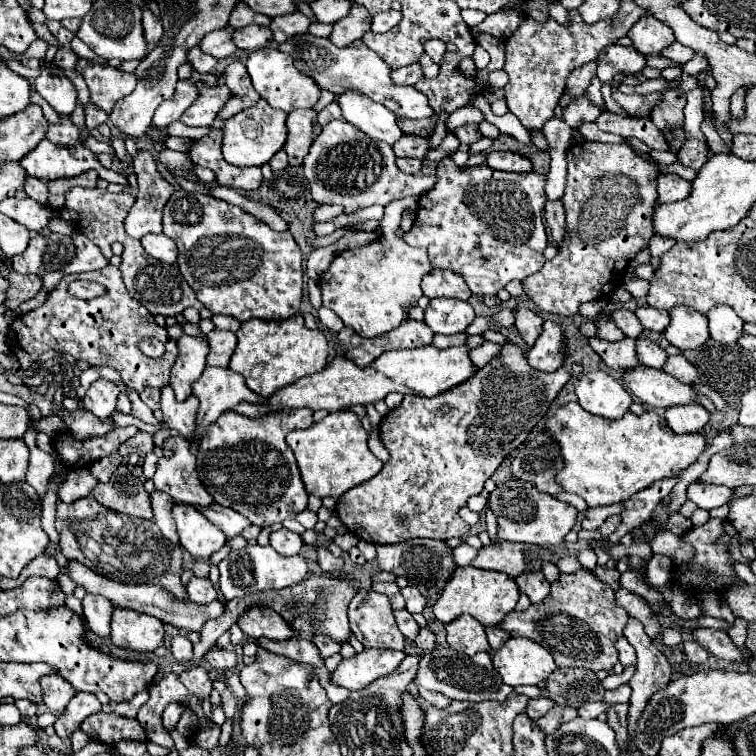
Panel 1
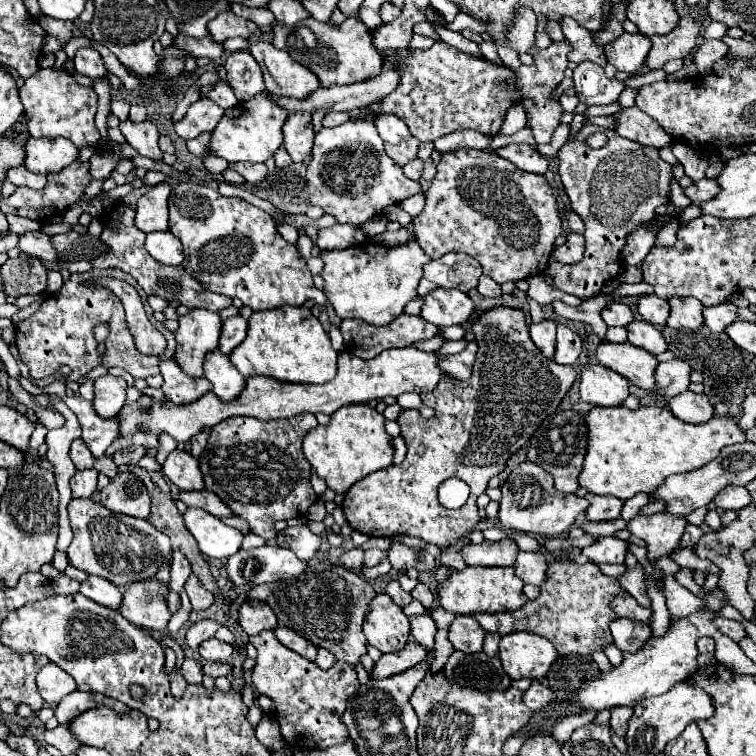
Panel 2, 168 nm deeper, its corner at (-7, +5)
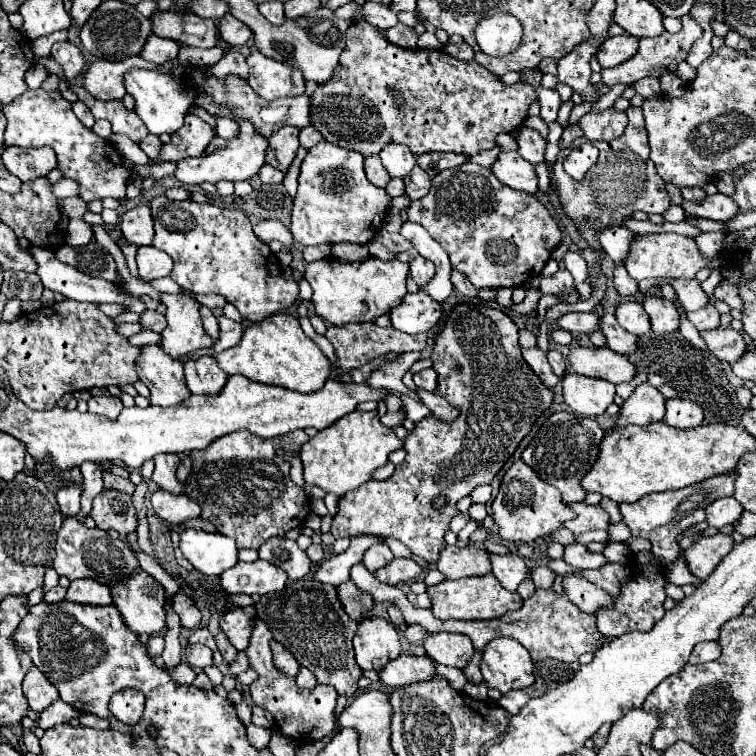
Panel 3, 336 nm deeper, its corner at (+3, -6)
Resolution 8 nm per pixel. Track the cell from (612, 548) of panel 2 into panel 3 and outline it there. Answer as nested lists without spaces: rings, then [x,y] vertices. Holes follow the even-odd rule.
[[[568,545],[564,551],[564,561],[570,563],[572,567],[580,569],[596,569],[608,563],[608,559],[602,553],[592,553],[586,545]]]

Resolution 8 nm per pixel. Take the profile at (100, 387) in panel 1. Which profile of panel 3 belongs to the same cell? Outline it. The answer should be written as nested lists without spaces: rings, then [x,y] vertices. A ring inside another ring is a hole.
[[[102,395],[102,397],[90,397],[88,399],[88,411],[104,415],[108,419],[116,419],[118,413],[122,411],[122,401],[118,397]]]

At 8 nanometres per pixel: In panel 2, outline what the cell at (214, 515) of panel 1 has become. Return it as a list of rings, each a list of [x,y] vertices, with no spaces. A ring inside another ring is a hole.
[[[208,490],[180,492],[180,500],[182,500],[188,508],[202,508],[202,510],[214,514],[216,518],[232,516],[232,514],[230,514],[230,508],[226,508],[226,504],[222,504],[222,500],[220,500],[218,496],[214,496],[214,492],[208,492]]]

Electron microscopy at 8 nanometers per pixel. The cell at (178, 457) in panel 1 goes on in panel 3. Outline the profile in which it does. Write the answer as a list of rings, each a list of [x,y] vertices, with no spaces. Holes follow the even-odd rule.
[[[156,455],[154,457],[154,463],[156,463],[156,469],[152,473],[152,481],[172,493],[172,495],[182,495],[184,493],[184,485],[176,479],[176,467],[178,467],[178,455]]]

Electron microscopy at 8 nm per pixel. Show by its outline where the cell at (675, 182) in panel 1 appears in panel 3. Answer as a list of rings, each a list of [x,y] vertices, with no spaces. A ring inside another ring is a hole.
[[[706,195],[704,199],[696,201],[696,215],[698,217],[706,217],[706,219],[714,219],[714,221],[726,221],[730,217],[734,217],[738,213],[736,203],[726,197],[726,195]]]

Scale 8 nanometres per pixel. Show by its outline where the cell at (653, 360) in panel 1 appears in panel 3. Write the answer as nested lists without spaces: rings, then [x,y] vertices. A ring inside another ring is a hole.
[[[602,315],[600,319],[600,331],[606,335],[608,341],[608,349],[620,353],[620,355],[632,355],[636,353],[638,347],[638,337],[624,331],[618,323],[614,315]]]

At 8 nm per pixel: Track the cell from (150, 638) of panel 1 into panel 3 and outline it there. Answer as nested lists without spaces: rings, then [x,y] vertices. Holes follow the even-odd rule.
[[[140,571],[112,587],[114,607],[120,611],[128,631],[154,635],[164,629],[164,587],[146,571]]]

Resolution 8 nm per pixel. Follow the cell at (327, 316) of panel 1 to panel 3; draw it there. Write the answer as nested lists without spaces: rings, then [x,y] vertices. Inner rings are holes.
[[[156,197],[150,205],[154,217],[154,247],[160,247],[174,259],[174,269],[170,277],[190,293],[216,293],[222,295],[228,303],[232,303],[240,315],[250,321],[258,323],[274,313],[282,313],[290,309],[298,301],[298,283],[288,283],[284,279],[282,265],[278,263],[276,255],[270,251],[266,243],[262,243],[254,231],[252,221],[236,209],[218,207],[210,203],[194,203],[194,201],[170,201],[168,197]]]

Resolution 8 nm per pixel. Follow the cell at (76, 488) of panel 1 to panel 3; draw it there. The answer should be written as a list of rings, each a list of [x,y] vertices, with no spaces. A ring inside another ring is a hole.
[[[62,487],[56,491],[56,499],[62,515],[78,515],[80,513],[80,495],[82,487]]]

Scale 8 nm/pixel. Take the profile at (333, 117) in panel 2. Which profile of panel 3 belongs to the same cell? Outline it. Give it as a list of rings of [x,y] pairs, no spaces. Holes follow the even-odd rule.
[[[308,125],[308,127],[304,127],[304,129],[300,131],[300,145],[302,145],[302,147],[310,149],[310,147],[318,145],[320,141],[322,141],[322,135],[320,135],[320,131],[316,131],[312,125]]]

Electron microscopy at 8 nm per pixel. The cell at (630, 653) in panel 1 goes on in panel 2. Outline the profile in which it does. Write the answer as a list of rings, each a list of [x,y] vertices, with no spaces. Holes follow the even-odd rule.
[[[628,618],[612,620],[610,630],[614,636],[614,644],[622,652],[636,652],[652,636],[650,624],[642,624],[638,620],[628,620]]]

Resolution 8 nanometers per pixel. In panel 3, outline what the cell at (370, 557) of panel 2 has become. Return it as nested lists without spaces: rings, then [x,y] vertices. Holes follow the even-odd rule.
[[[376,543],[376,545],[372,545],[372,547],[366,551],[366,555],[364,555],[364,559],[362,559],[362,565],[368,567],[368,571],[376,573],[376,569],[384,567],[384,565],[390,563],[392,559],[394,559],[394,553],[390,551],[390,547],[388,547],[386,543]]]

